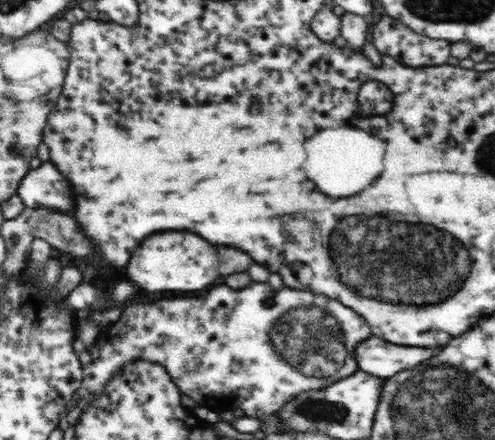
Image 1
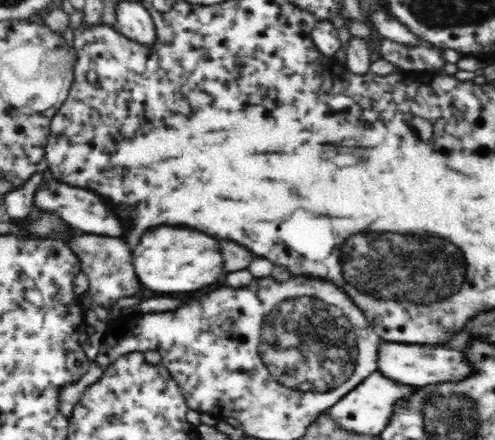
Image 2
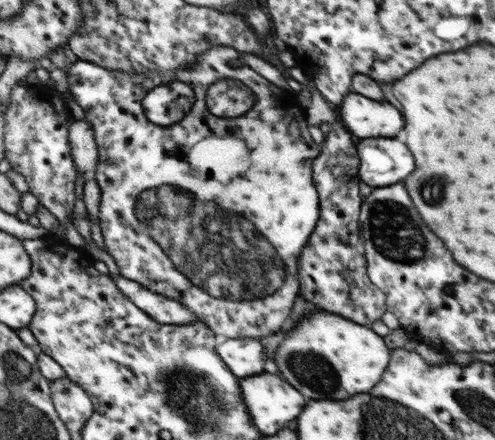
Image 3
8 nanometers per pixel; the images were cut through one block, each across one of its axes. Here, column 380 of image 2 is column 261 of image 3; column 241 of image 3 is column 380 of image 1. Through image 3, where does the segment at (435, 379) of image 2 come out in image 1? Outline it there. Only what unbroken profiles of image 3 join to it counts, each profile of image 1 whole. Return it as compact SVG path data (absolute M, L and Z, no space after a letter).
M374 336L354 350L358 368L382 380L394 378L394 374L400 374L402 370L414 370L430 358L434 358L434 348L396 346Z

